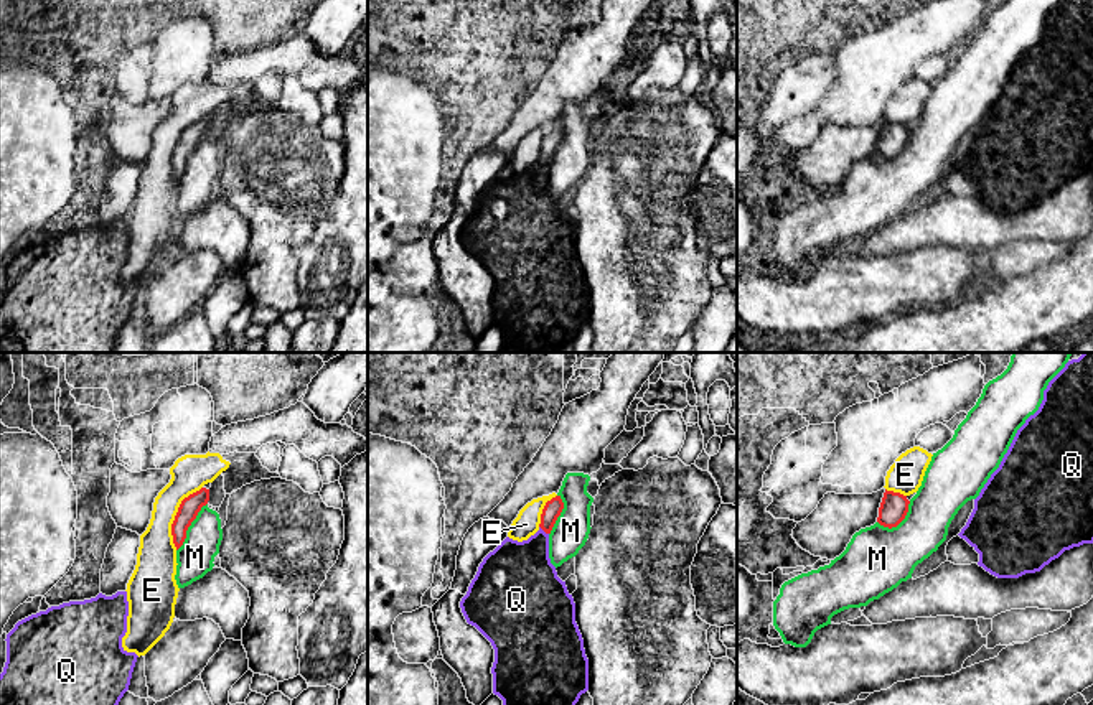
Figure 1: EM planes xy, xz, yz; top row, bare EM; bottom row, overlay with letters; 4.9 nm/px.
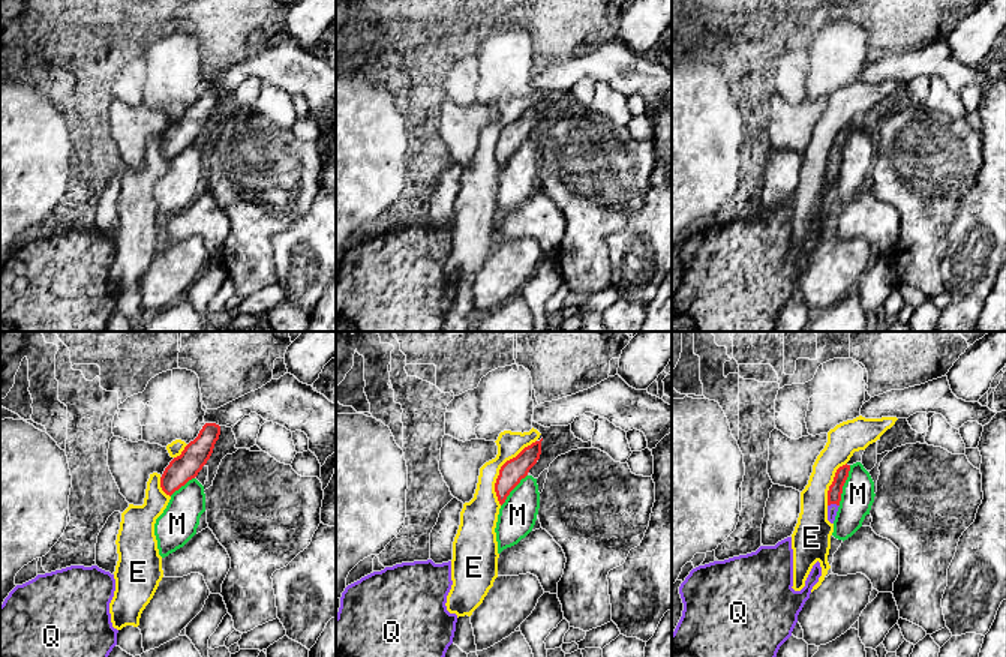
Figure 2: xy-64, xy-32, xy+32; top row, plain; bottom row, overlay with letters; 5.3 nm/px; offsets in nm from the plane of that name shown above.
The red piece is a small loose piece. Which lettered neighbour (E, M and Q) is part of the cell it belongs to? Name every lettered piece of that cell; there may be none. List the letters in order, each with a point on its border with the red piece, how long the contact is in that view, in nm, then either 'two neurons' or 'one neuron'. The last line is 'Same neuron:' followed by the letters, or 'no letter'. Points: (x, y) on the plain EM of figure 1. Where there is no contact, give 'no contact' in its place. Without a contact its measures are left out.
E: contact xy (175, 147); length 340 nm; two neurons
M: contact xy (188, 157); length 280 nm; two neurons
Q: contact xz (544, 162); length 60 nm; one neuron
Same neuron: Q

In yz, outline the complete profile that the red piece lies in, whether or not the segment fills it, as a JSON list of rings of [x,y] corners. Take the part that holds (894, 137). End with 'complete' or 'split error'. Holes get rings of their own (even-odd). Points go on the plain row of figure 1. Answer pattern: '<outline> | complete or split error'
[[[885,120],[879,138],[877,153],[889,160],[897,158],[905,150],[908,135],[910,132],[907,127]]] | complete

